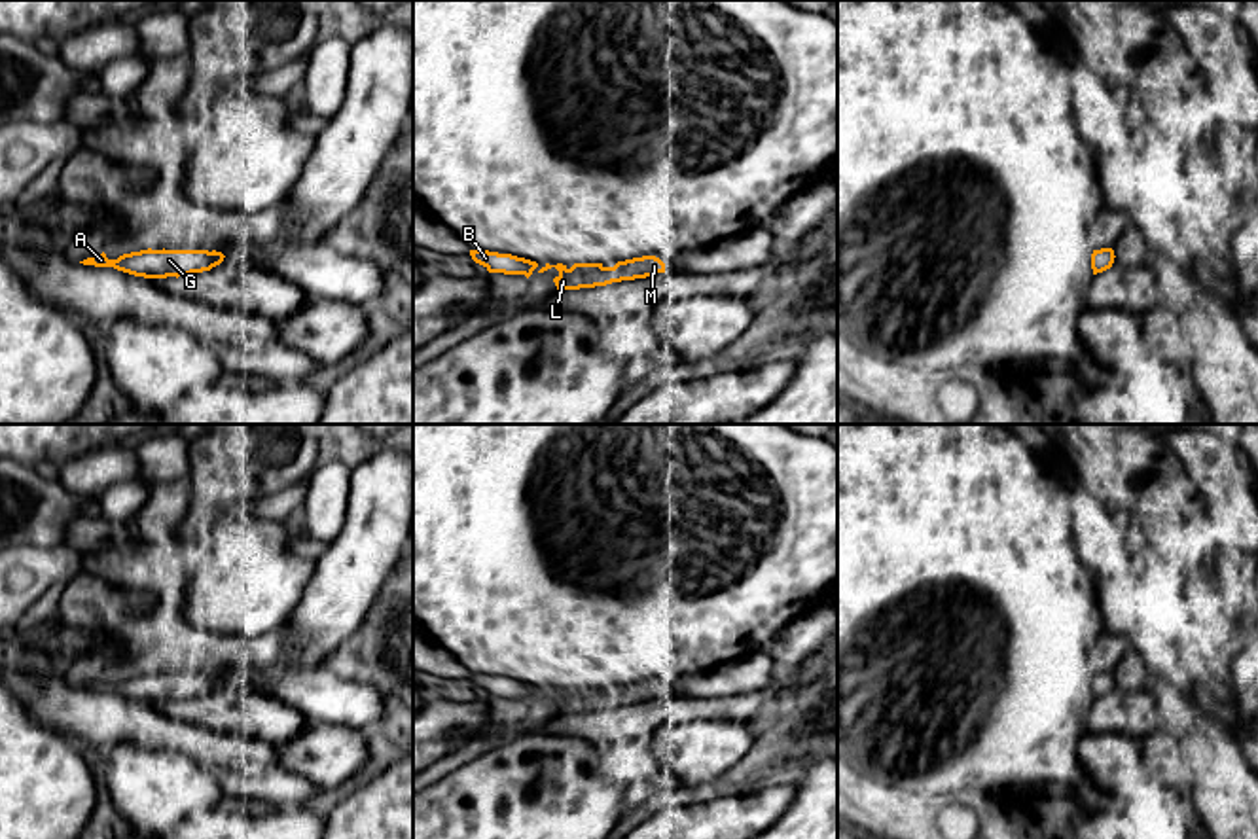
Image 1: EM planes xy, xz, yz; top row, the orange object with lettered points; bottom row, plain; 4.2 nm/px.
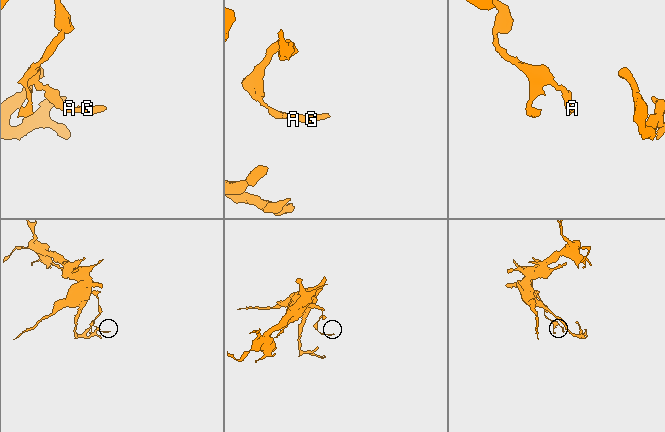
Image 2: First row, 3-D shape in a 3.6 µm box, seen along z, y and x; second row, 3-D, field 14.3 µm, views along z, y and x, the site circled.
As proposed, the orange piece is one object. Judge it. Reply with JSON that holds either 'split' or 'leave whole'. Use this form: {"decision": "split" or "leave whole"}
{"decision": "leave whole"}

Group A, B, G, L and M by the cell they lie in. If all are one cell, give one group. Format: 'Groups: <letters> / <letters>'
Groups: A B G L M

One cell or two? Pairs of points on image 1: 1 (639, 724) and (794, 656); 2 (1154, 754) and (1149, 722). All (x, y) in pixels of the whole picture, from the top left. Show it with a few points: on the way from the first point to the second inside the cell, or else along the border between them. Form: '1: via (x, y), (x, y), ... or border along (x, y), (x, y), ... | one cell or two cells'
1: border along (802, 665), (777, 669) | two cells
2: border along (1158, 728), (1141, 741) | two cells

